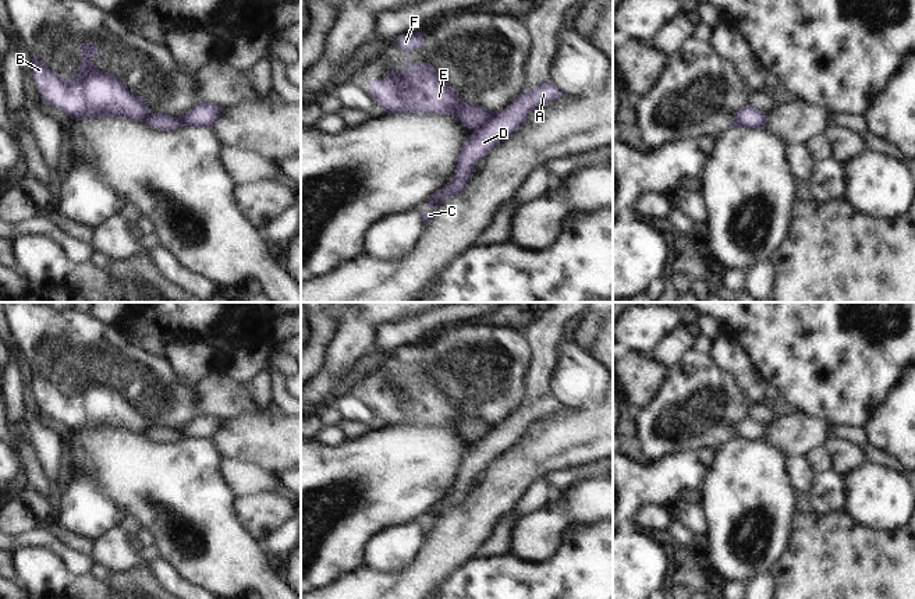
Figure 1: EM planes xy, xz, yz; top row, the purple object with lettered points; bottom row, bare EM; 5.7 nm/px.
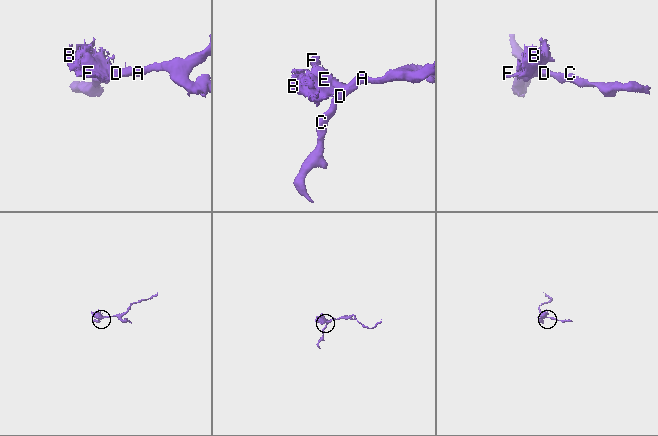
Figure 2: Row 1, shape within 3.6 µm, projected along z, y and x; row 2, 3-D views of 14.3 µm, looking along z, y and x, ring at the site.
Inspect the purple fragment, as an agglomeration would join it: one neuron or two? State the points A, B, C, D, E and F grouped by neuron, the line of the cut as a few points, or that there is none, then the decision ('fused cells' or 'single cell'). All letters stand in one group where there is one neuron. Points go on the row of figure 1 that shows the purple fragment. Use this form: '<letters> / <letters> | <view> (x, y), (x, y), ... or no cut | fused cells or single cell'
A C D / B E F | xz (503, 110), (475, 130) | fused cells

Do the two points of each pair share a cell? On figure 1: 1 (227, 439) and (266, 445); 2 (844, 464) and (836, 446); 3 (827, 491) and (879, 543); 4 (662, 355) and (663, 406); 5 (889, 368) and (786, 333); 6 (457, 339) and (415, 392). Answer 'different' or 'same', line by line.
1: same
2: same
3: different
4: different
5: same
6: same

